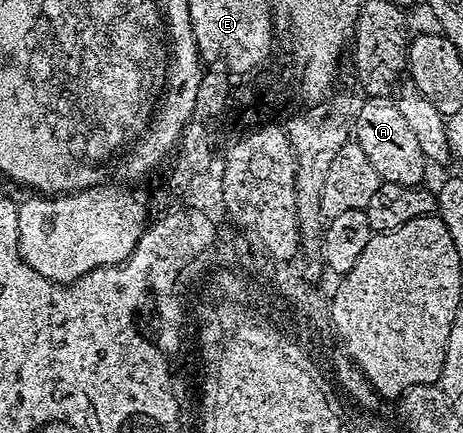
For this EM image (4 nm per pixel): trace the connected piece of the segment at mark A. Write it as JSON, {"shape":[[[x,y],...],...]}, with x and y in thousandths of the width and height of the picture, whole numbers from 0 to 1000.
{"shape":[[[803,224],[780,236],[765,277],[765,328],[782,335],[790,365],[816,390],[823,416],[851,427],[903,432],[918,420],[916,402],[929,393],[886,286],[860,261],[853,236],[838,224]]]}

